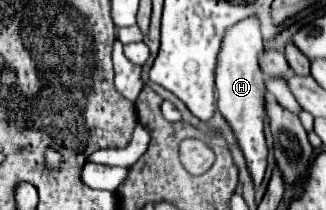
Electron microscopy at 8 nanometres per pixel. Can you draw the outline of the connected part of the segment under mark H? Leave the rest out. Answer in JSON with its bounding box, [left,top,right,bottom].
[215,17,267,187]

